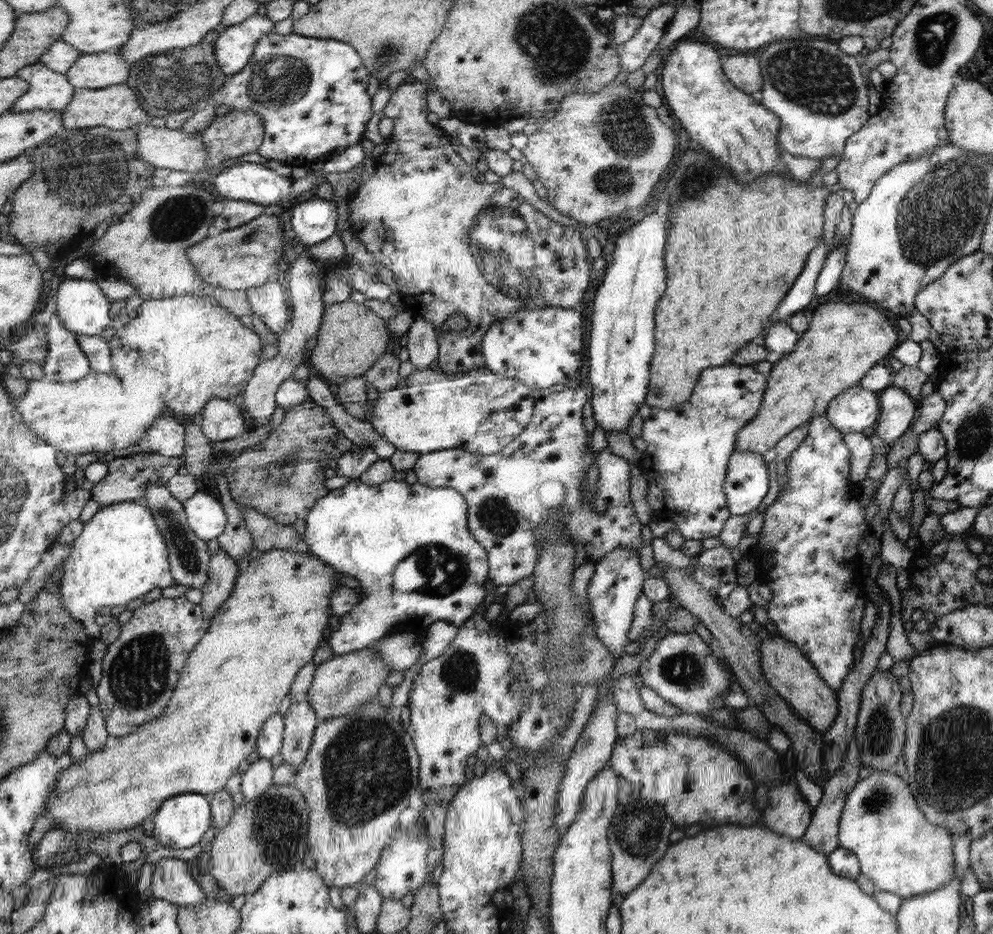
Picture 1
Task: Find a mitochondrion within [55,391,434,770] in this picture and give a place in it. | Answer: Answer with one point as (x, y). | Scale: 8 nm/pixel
(139, 677)

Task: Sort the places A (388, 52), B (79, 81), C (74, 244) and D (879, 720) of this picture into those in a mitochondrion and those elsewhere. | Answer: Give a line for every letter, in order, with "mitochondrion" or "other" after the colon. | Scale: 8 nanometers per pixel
A: mitochondrion
B: other
C: other
D: mitochondrion

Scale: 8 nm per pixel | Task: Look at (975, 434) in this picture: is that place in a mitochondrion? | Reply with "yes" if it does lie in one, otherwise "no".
yes

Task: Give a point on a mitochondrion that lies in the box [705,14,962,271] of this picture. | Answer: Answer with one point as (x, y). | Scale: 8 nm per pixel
(807, 74)

